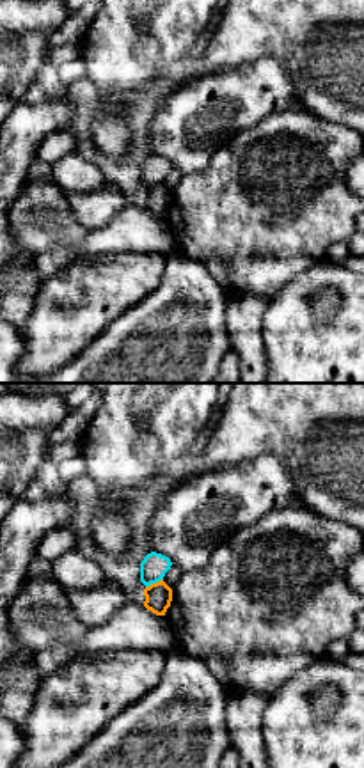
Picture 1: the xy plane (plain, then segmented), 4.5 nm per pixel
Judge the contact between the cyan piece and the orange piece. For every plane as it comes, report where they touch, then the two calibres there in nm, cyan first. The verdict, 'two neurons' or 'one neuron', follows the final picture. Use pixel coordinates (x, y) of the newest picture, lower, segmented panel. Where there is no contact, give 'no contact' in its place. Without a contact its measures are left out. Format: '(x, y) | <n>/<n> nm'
(153, 582) | 120/120 nm

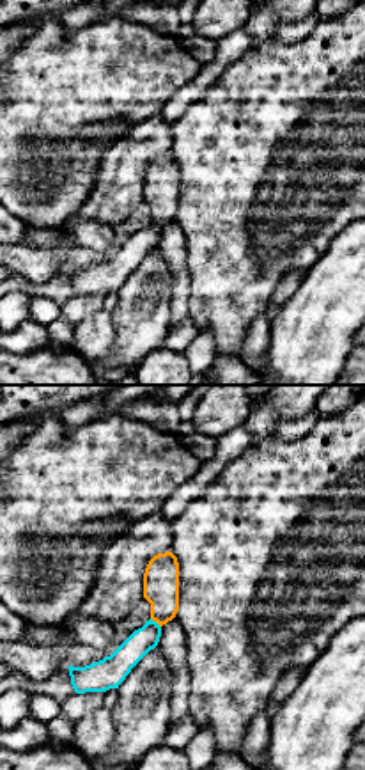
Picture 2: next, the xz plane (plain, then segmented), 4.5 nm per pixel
(156, 623) | 120/160 nm

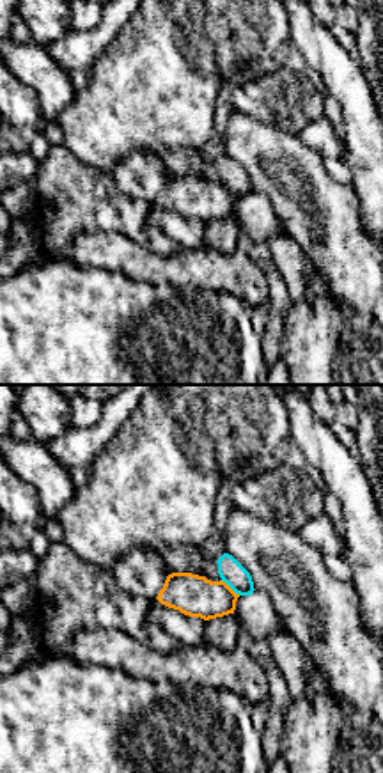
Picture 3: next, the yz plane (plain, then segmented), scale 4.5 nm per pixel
(231, 587) | 110/190 nm

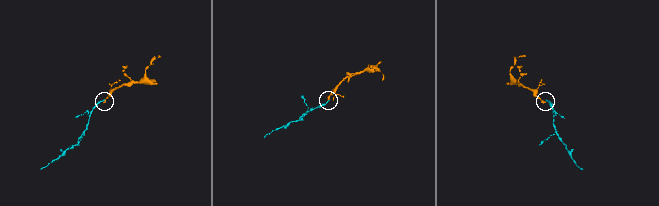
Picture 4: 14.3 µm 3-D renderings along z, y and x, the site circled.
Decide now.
two neurons

